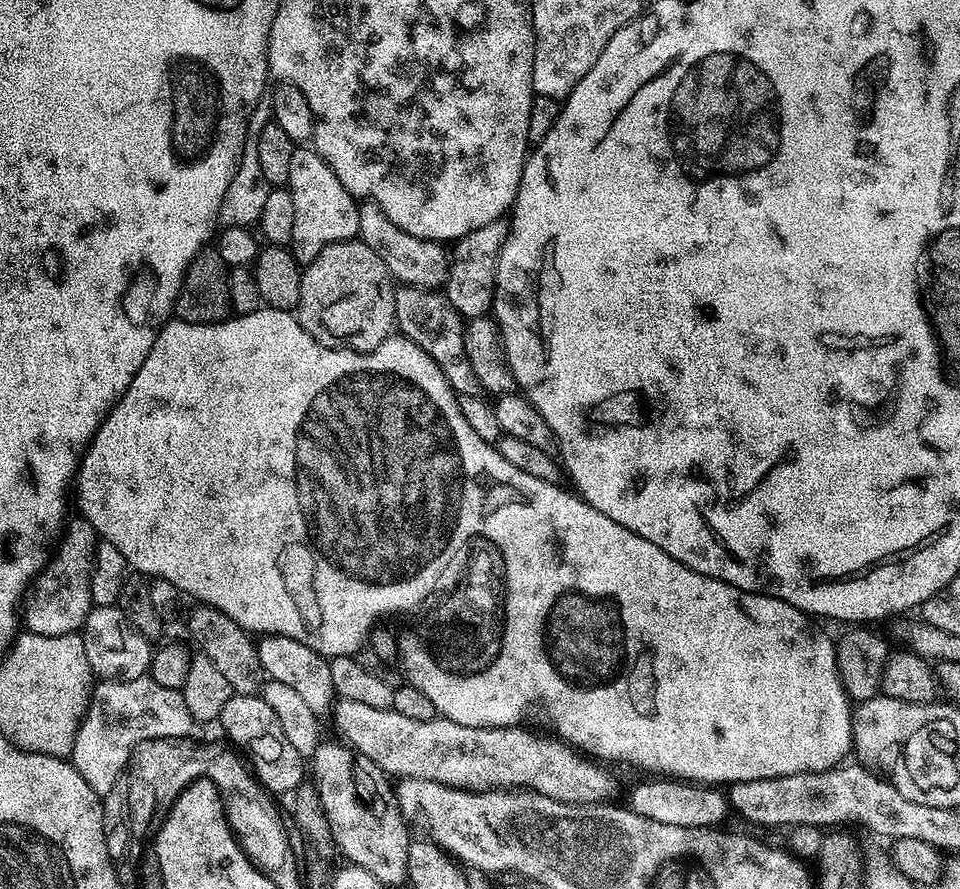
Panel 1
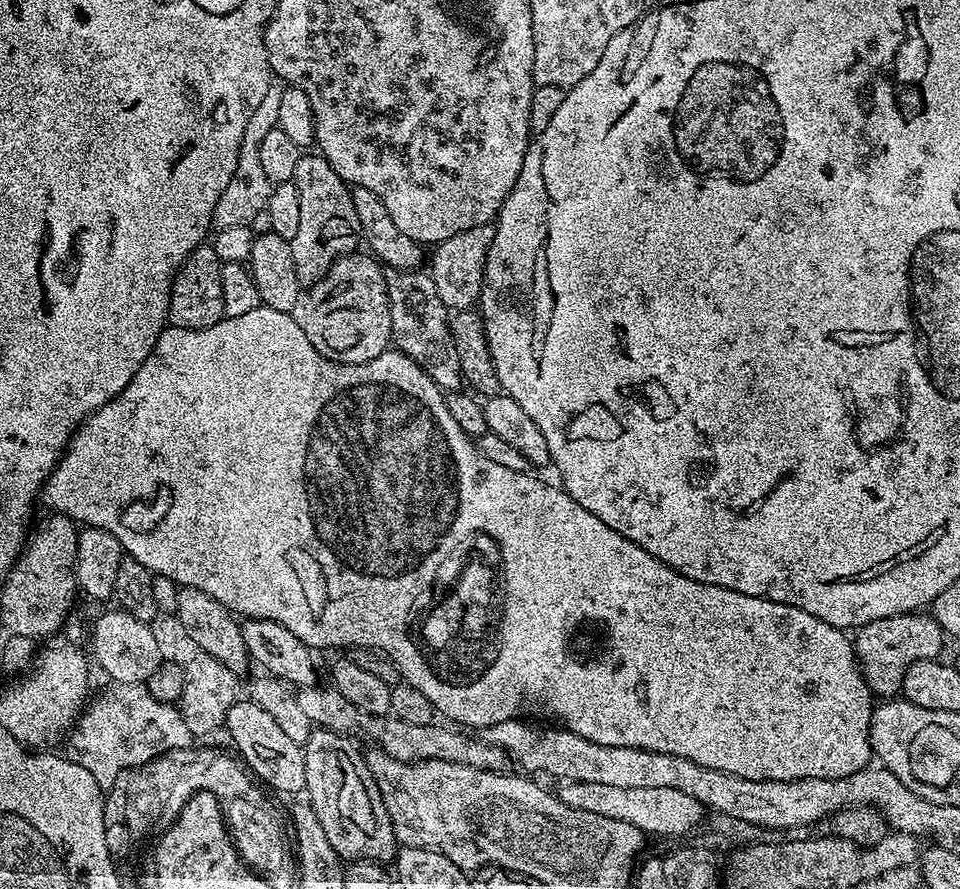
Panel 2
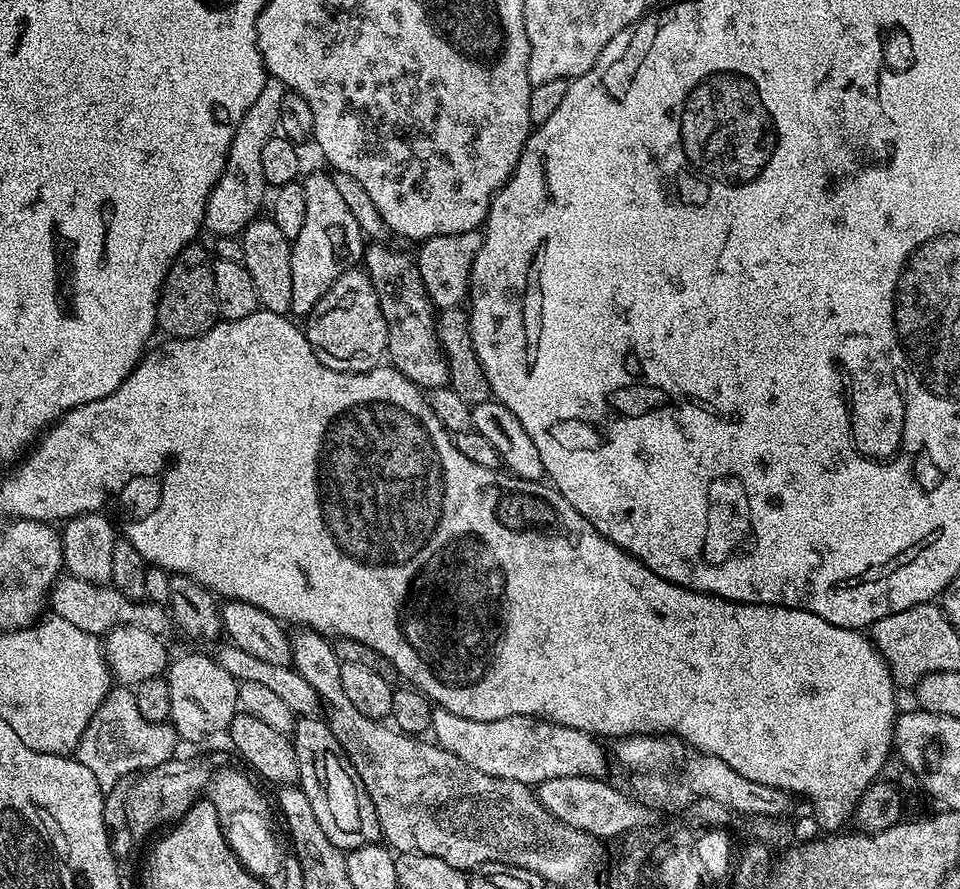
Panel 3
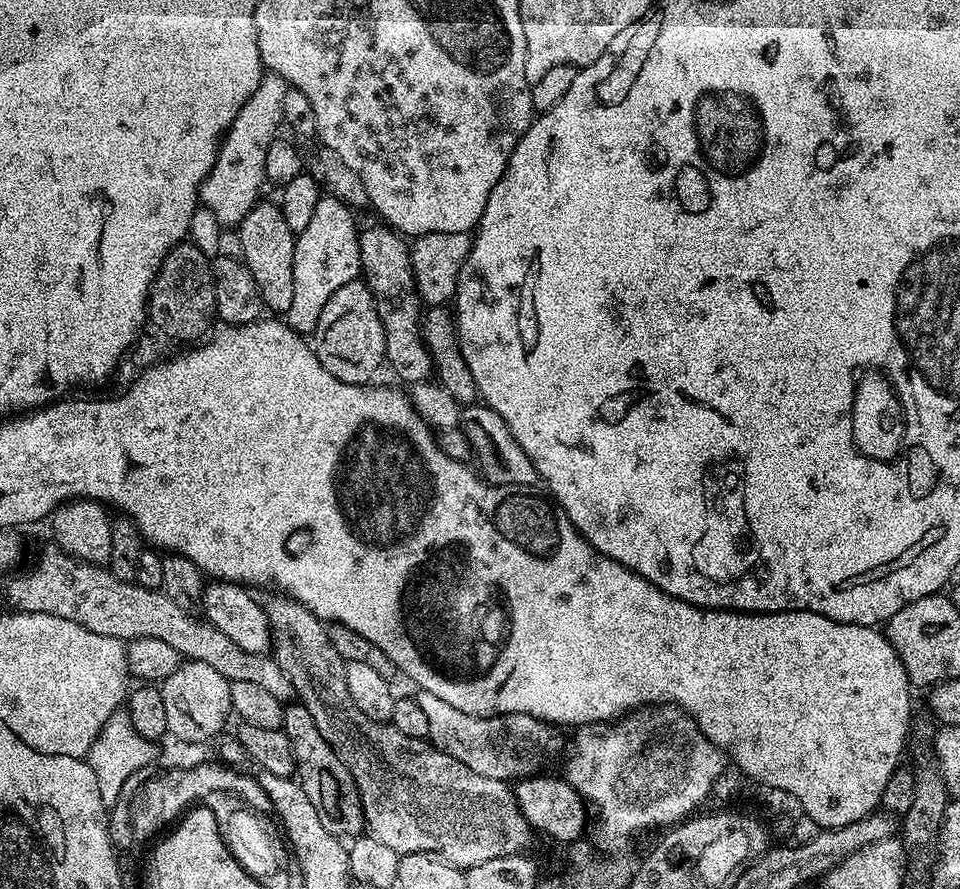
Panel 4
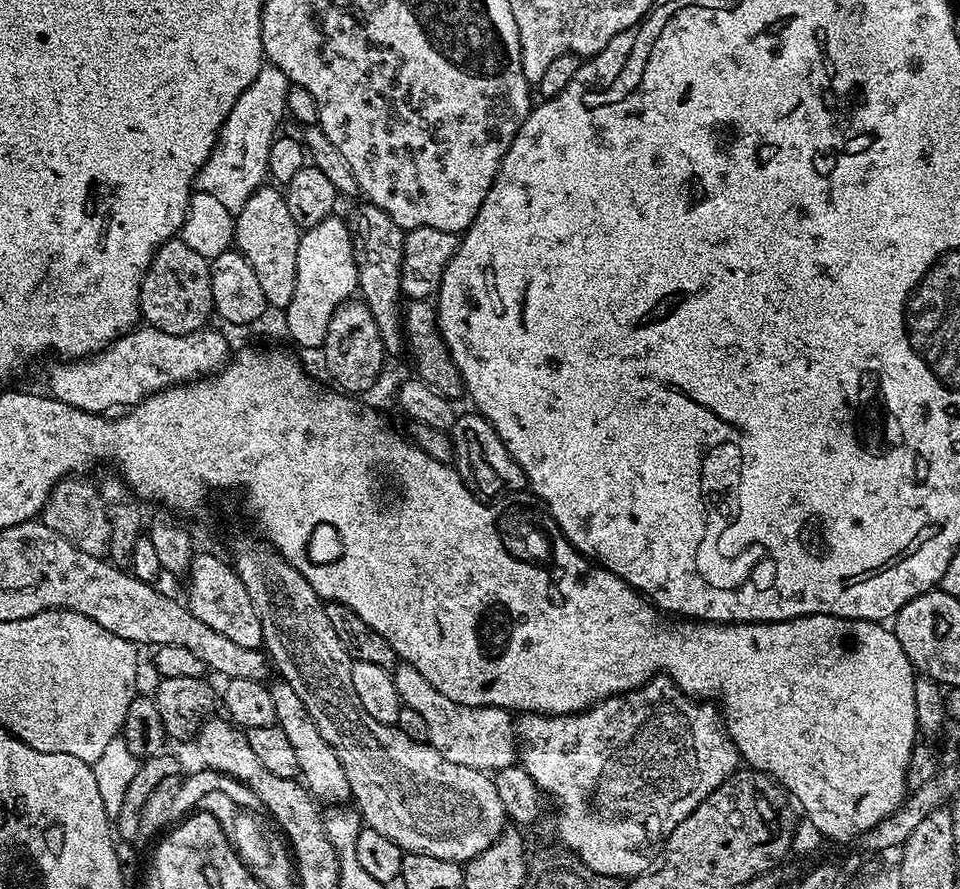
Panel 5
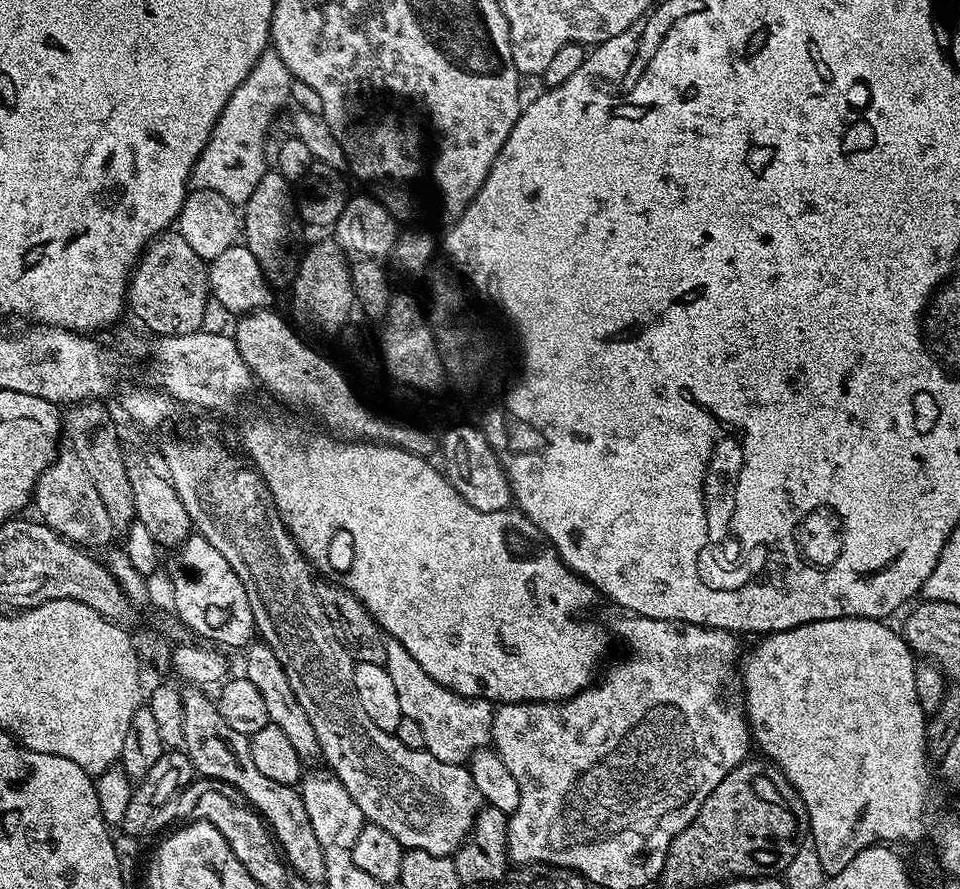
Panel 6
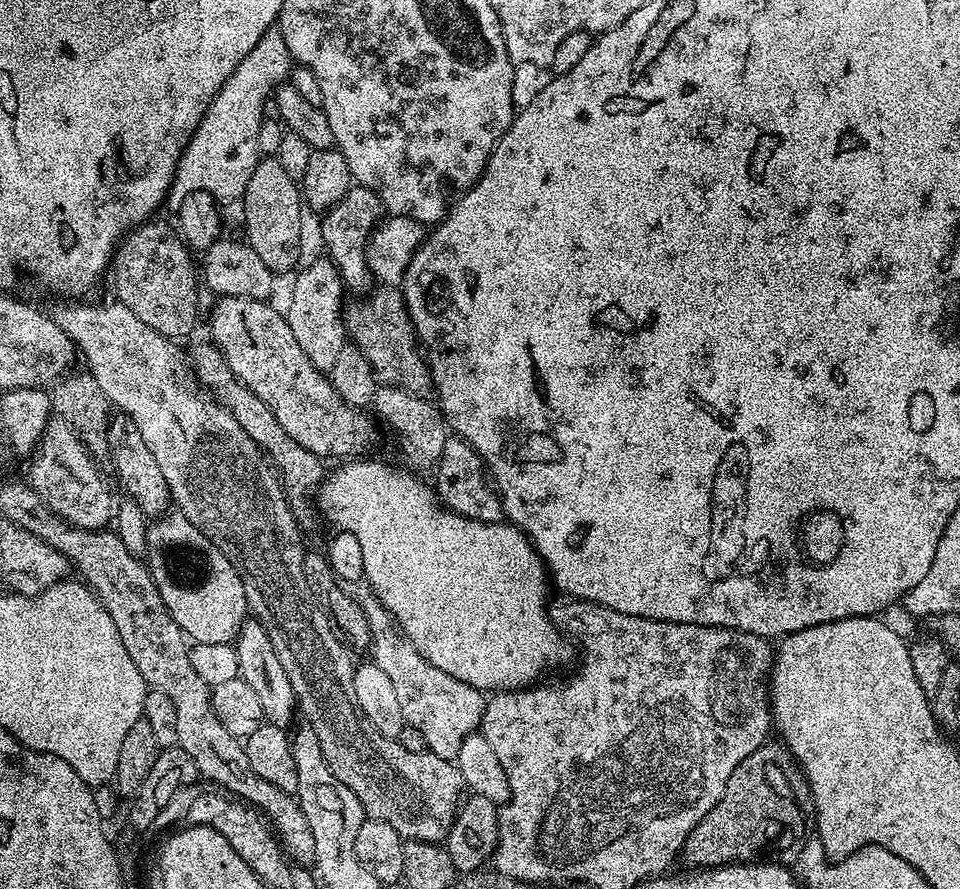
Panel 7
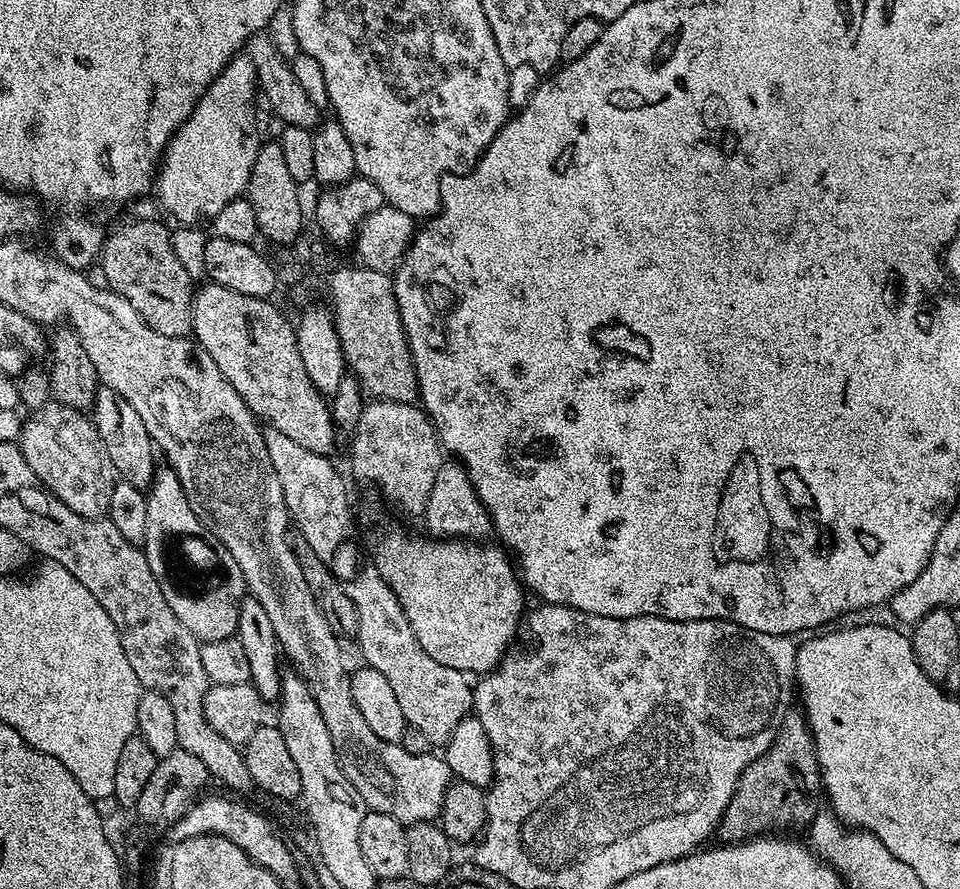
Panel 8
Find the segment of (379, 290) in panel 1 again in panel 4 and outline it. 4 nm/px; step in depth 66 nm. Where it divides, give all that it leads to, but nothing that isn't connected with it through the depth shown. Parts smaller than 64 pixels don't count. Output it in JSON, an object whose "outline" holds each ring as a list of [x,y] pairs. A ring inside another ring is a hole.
{"outline":[[[363,279],[350,281],[326,302],[314,333],[314,351],[322,366],[342,382],[367,384],[377,379],[376,371],[385,363],[384,331],[372,292]]]}

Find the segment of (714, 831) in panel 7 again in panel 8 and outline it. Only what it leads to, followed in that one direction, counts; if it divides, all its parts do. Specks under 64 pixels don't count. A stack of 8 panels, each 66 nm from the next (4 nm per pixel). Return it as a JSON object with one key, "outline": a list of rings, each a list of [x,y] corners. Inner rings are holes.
{"outline":[[[789,707],[788,713],[782,718],[780,732],[774,738],[772,745],[742,774],[735,794],[724,811],[724,817],[718,825],[718,836],[724,844],[738,844],[765,834],[776,834],[780,828],[804,828],[812,823],[814,814],[822,807],[822,781],[820,778],[820,763],[816,757],[816,743],[812,732],[808,729],[808,719],[799,707]]]}

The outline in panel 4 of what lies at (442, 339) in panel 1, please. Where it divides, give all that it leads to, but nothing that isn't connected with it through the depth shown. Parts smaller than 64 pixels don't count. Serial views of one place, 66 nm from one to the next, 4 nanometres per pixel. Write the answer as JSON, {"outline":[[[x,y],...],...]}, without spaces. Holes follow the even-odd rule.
{"outline":[[[375,222],[360,232],[360,271],[362,279],[372,292],[378,318],[384,331],[384,359],[408,386],[429,379],[433,375],[432,355],[420,333],[422,301],[412,269],[410,244],[395,228]]]}

